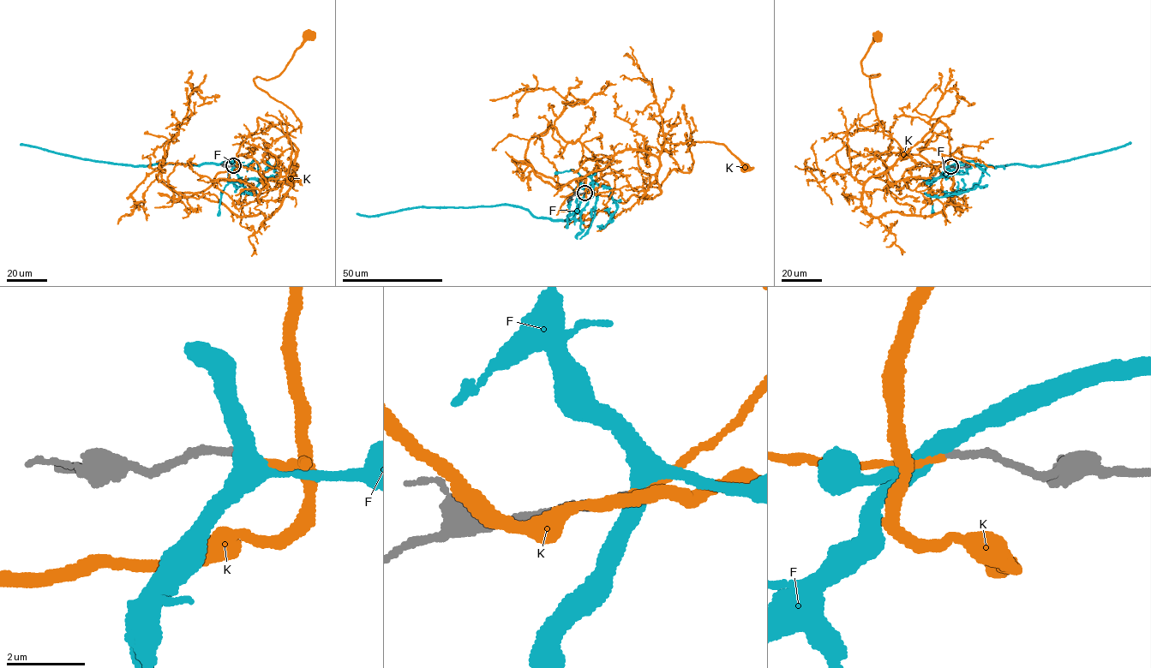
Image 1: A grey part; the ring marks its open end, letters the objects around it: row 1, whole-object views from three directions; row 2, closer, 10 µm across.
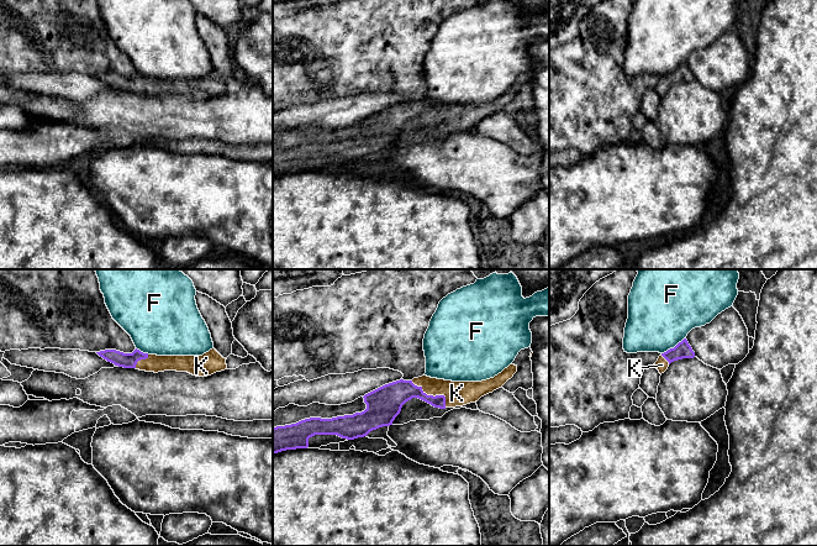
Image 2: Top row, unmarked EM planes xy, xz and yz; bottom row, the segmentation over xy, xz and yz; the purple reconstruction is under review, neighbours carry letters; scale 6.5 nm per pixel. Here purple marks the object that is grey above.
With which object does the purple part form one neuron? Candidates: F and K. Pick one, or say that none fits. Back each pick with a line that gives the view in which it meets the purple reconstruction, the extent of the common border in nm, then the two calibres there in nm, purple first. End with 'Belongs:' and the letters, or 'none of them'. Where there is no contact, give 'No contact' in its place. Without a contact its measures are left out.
K: Touches purple in xz. Shared border 280 nm. Thickness 170 nm (purple) against 160 nm
Belongs: K

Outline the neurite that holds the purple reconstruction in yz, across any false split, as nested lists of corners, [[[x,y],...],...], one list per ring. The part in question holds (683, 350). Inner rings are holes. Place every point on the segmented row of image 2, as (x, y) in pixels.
[[[684,338],[674,348],[670,348],[666,352],[661,353],[654,366],[661,374],[668,369],[671,362],[682,358],[694,358],[694,357],[695,357],[695,352],[692,351],[687,340]]]

